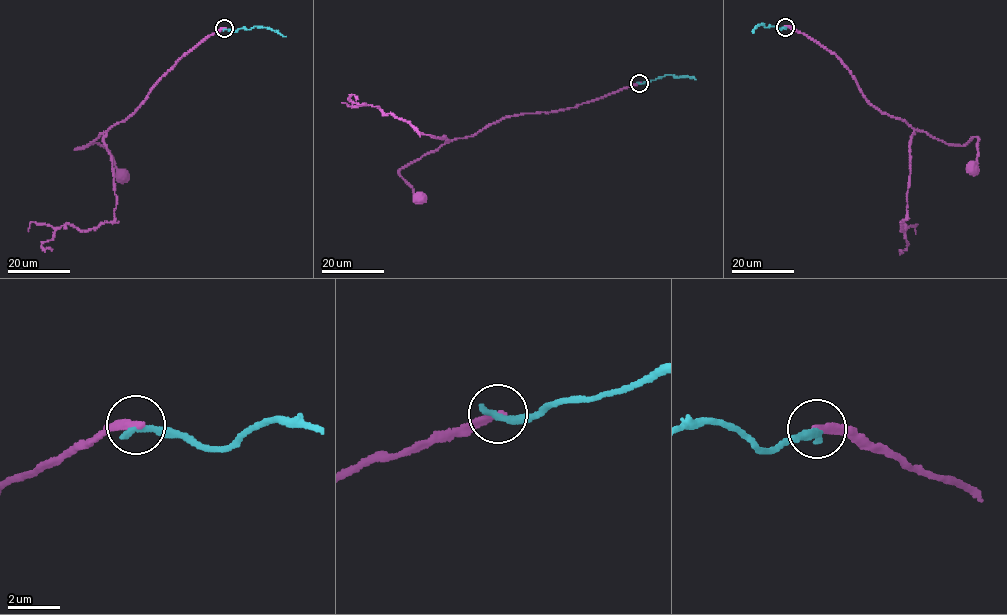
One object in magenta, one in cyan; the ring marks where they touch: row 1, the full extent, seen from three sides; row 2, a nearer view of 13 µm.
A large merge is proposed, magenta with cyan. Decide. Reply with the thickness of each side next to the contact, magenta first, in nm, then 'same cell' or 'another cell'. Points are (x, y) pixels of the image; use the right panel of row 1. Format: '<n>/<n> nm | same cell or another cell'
280/280 nm | another cell

